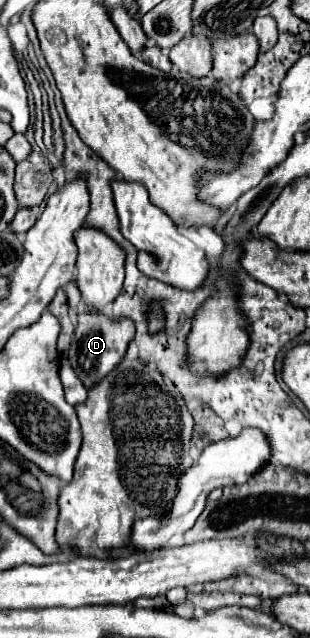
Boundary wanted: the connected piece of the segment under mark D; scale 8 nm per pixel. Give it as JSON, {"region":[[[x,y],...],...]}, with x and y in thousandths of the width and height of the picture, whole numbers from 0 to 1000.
{"region":[[[274,486],[255,489],[248,505],[255,511],[229,536],[223,571],[242,580],[248,592],[274,602],[274,608],[294,611],[300,605],[313,605],[313,599],[326,599],[326,592],[339,592],[339,586],[352,586],[352,580],[365,580],[365,574],[377,574],[377,567],[390,567],[390,561],[410,552],[416,536],[435,527],[435,511],[416,498],[397,498],[377,505],[319,489],[274,489]]]}

